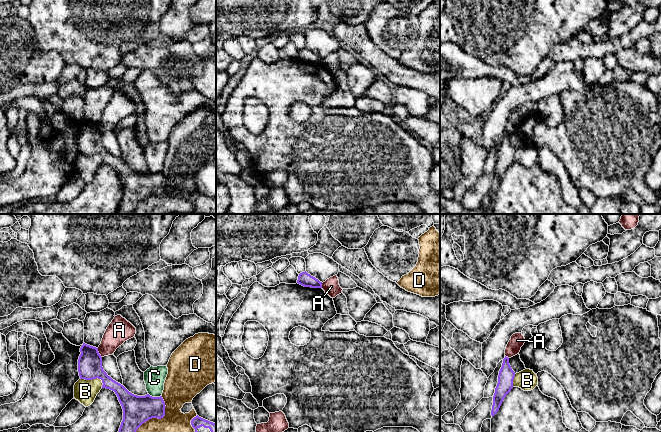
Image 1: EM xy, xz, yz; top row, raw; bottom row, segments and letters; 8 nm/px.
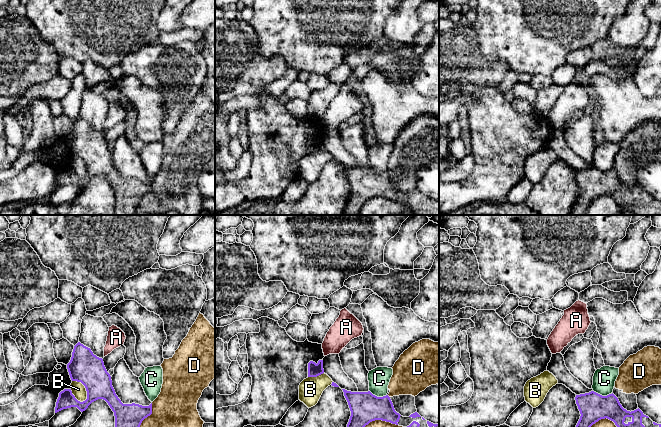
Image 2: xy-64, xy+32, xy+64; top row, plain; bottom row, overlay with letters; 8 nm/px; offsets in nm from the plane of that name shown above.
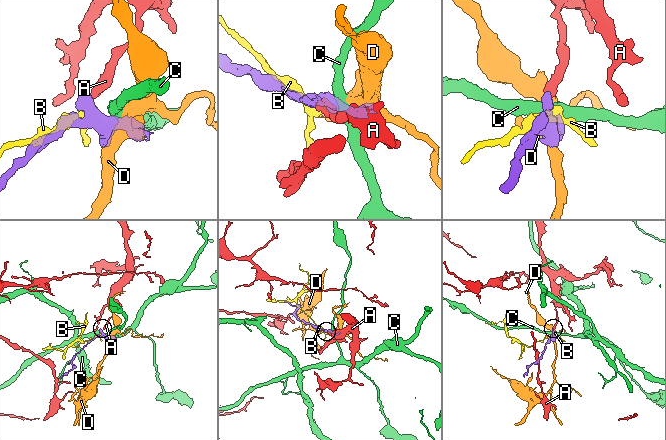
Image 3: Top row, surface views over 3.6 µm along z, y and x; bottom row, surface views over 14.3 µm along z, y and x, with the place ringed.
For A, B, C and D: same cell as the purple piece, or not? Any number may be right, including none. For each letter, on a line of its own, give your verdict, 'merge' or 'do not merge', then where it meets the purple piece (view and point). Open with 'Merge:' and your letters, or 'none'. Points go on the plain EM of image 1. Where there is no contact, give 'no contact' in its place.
Merge: none
A: do not merge; meets purple in xy at (98, 129)
B: do not merge; meets purple in xy at (93, 154)
C: do not merge; meets purple in xy at (155, 173)
D: do not merge; meets purple in xy at (156, 193)

